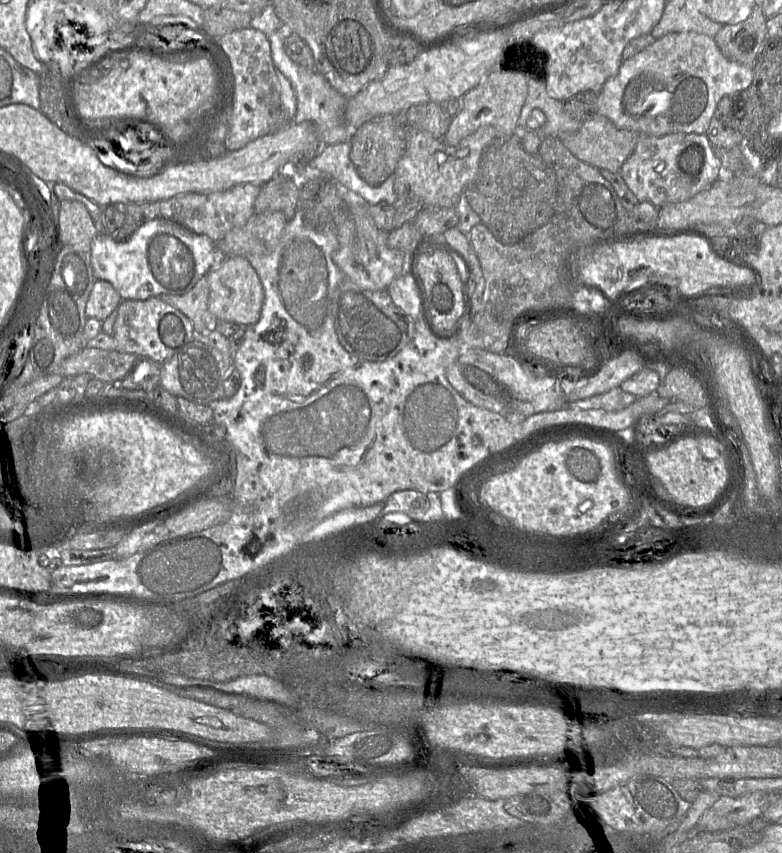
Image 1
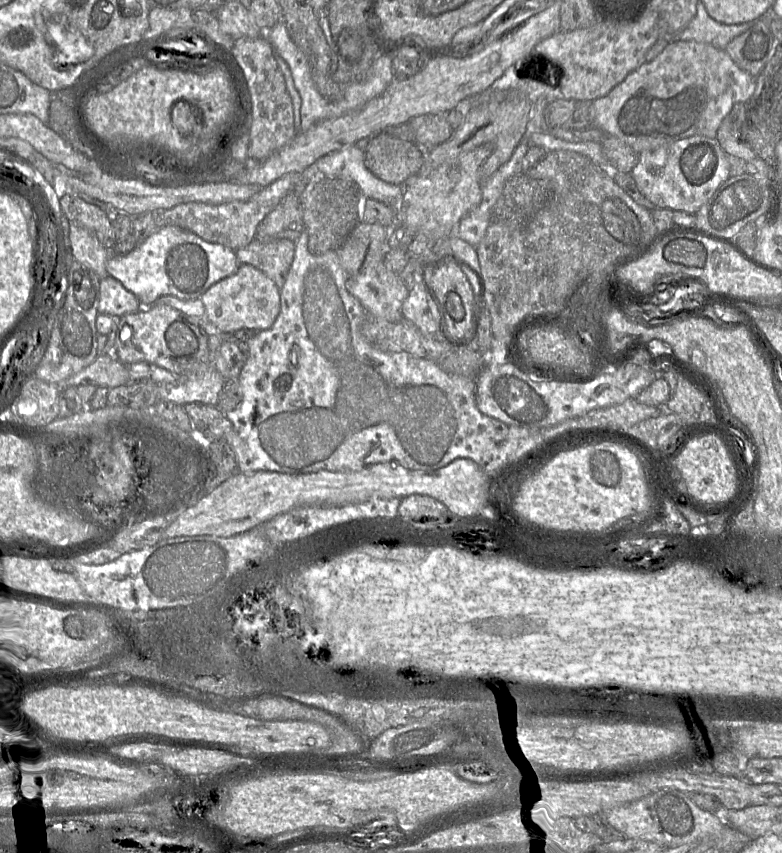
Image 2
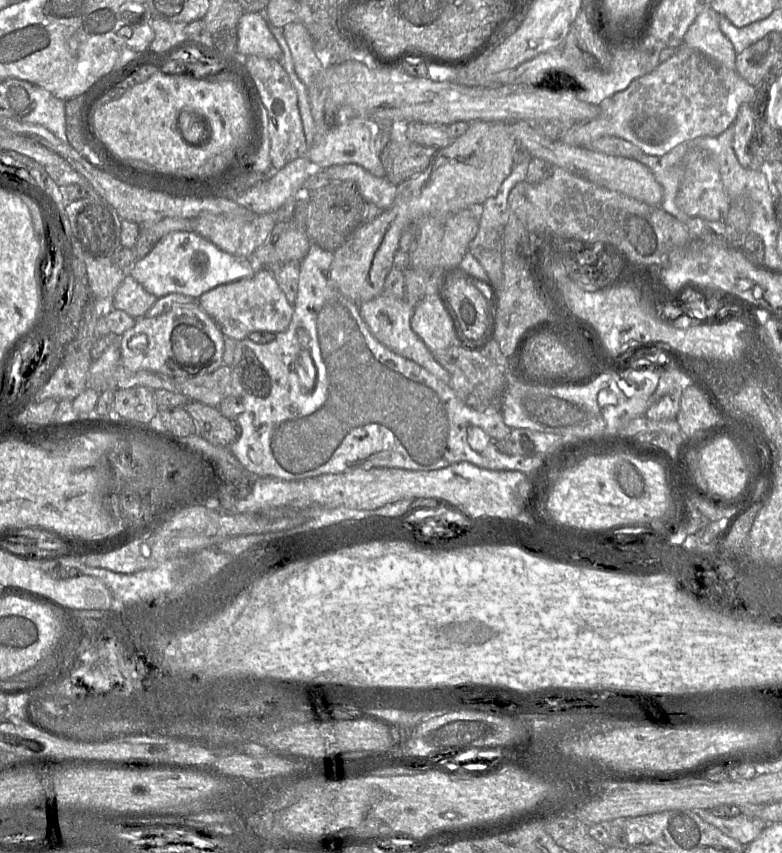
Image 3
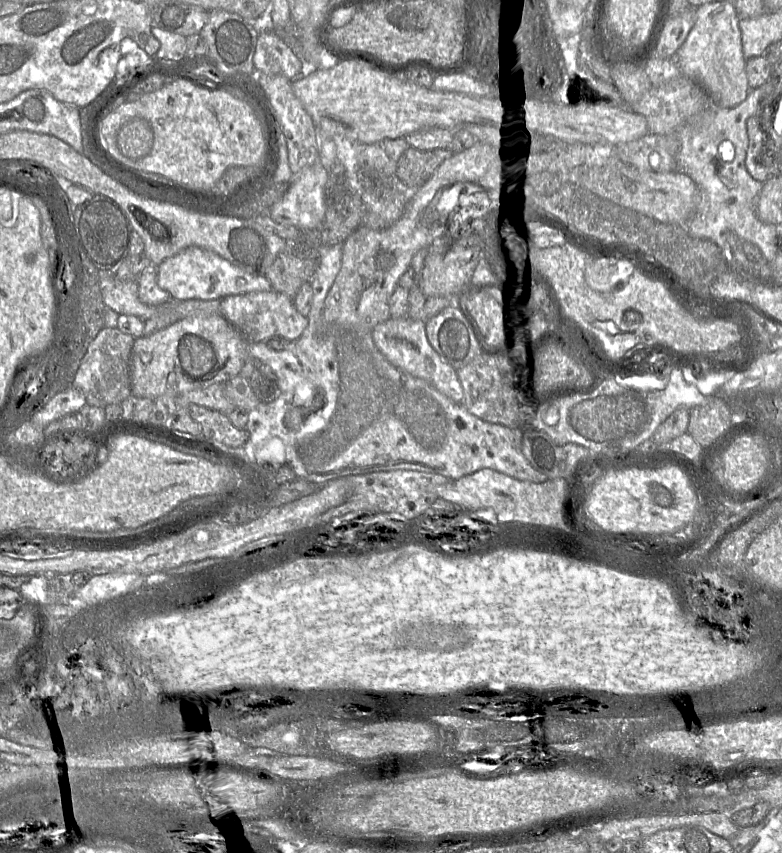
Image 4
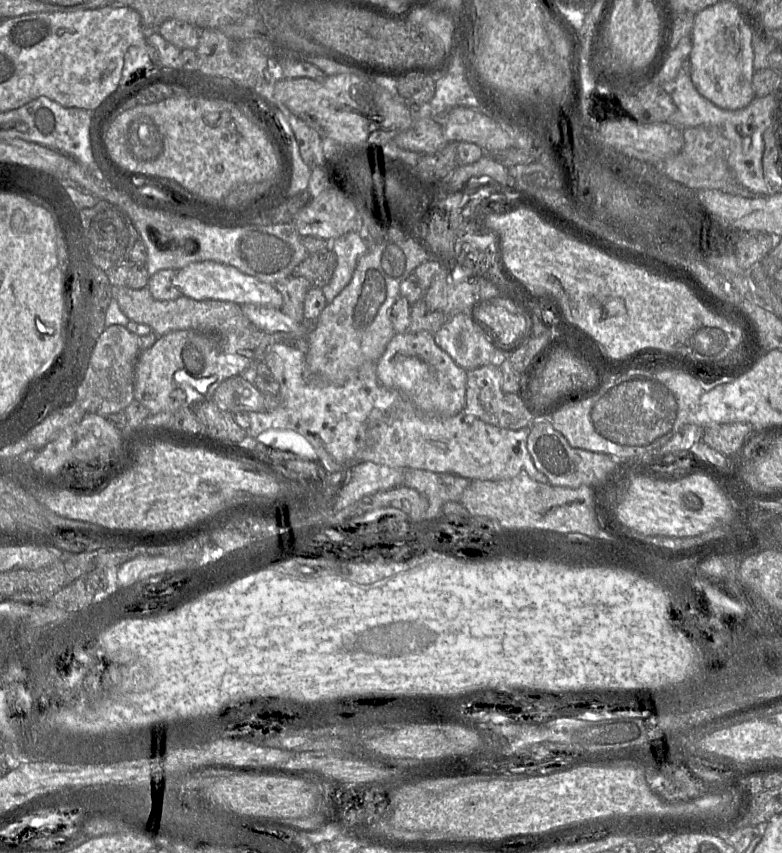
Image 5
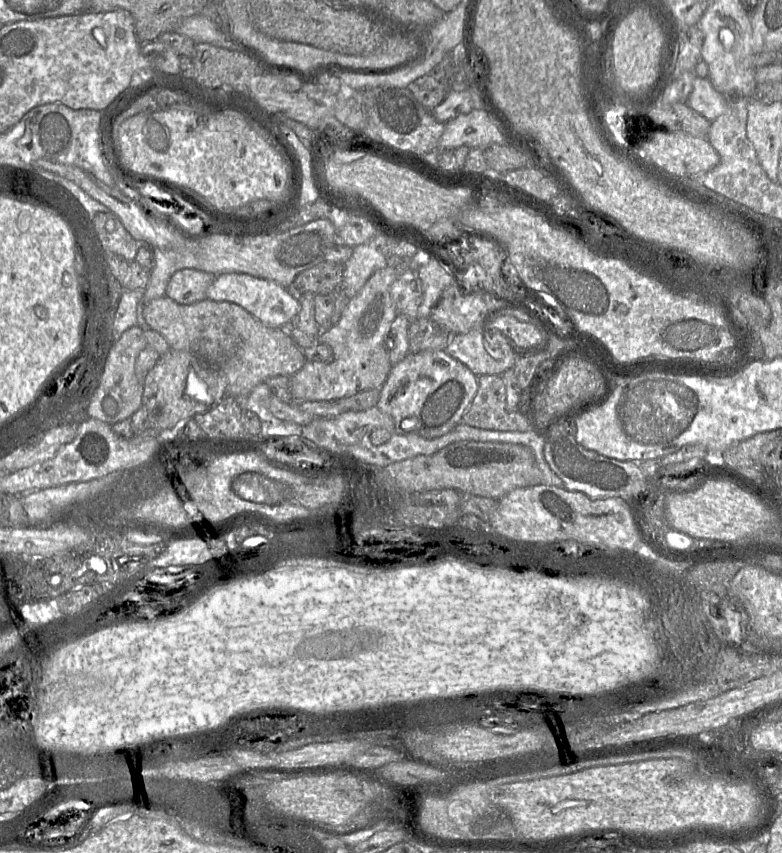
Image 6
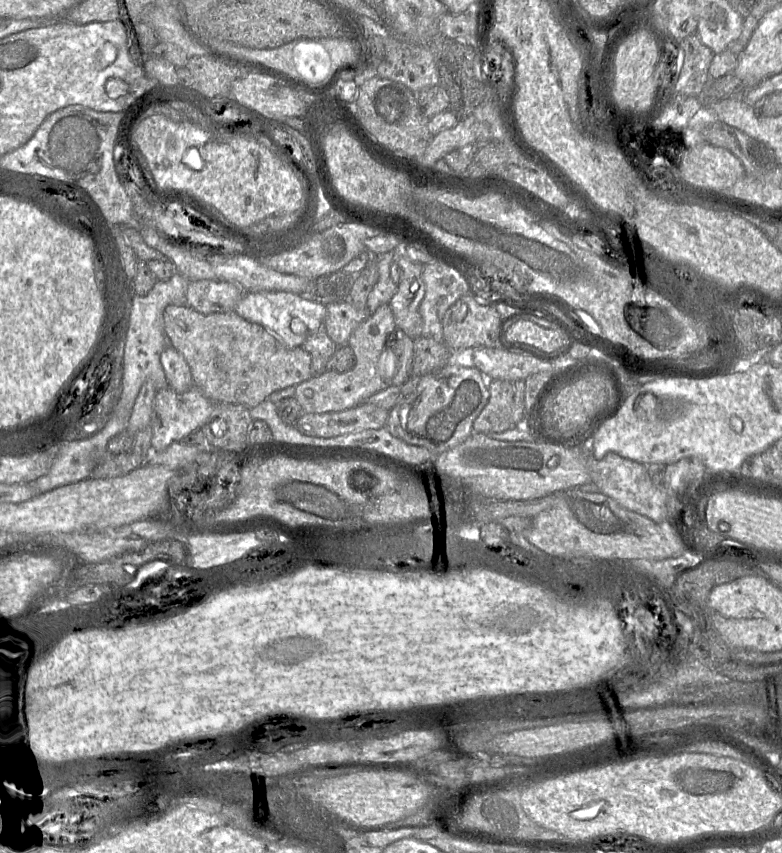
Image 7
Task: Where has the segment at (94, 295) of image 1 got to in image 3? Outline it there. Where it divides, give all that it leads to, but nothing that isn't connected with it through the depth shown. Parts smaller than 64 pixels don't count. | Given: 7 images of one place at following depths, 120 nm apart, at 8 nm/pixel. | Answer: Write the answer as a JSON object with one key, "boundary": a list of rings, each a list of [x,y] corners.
{"boundary":[[[127,274],[111,300],[111,307],[139,319],[145,316],[157,299],[156,296],[147,292],[131,275]]]}

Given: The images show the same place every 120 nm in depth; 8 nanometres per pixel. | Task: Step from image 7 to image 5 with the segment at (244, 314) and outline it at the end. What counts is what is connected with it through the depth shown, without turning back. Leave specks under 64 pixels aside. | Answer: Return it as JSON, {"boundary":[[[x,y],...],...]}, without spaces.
{"boundary":[[[211,260],[193,262],[177,270],[173,284],[183,296],[197,301],[229,301],[238,305],[256,304],[279,309],[283,304],[283,297],[274,285],[247,275],[233,266]]]}

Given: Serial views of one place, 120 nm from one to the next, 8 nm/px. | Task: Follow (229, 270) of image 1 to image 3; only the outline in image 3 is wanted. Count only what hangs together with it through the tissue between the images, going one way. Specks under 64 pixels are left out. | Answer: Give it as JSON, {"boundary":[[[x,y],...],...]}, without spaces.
{"boundary":[[[259,268],[251,277],[219,285],[197,300],[201,309],[219,326],[225,338],[241,341],[256,331],[280,333],[293,316],[293,304],[286,298],[268,268]]]}

